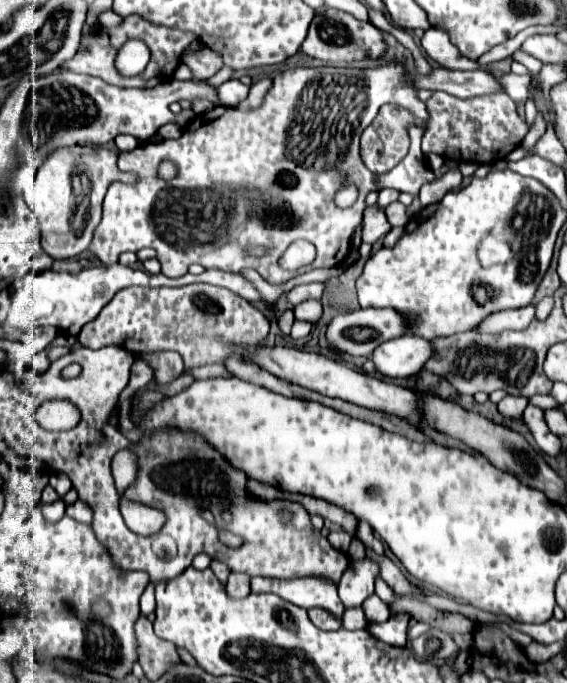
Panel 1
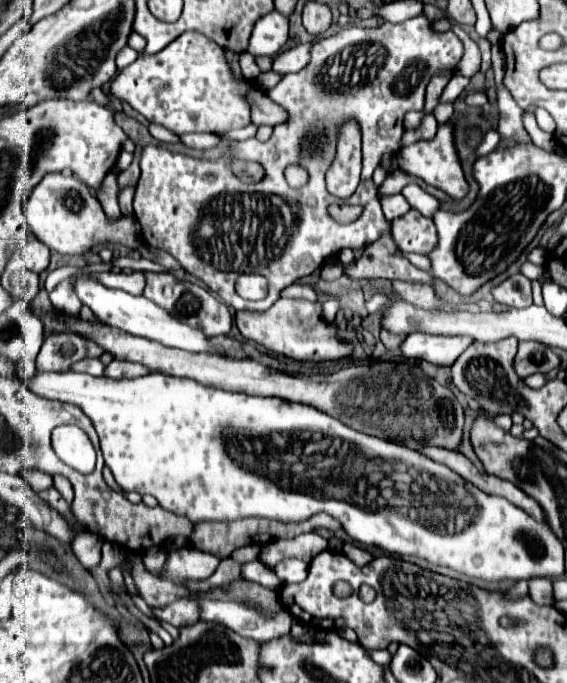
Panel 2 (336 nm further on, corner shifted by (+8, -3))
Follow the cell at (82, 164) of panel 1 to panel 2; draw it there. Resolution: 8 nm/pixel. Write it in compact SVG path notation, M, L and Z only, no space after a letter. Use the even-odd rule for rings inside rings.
M48 173L34 187L24 205L24 215L32 233L52 251L62 255L82 255L98 243L118 243L130 249L140 245L140 225L134 217L122 215L122 219L114 223L108 221L100 201L90 193L90 189L76 177L64 177L62 173Z

